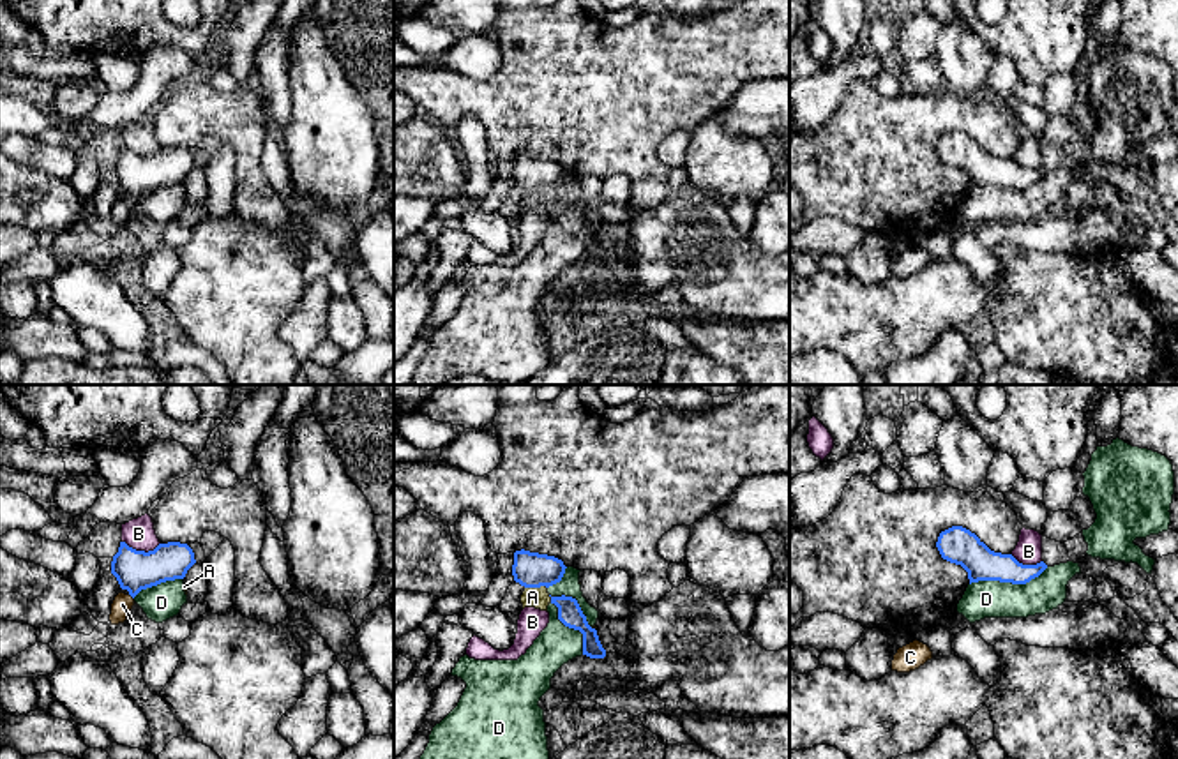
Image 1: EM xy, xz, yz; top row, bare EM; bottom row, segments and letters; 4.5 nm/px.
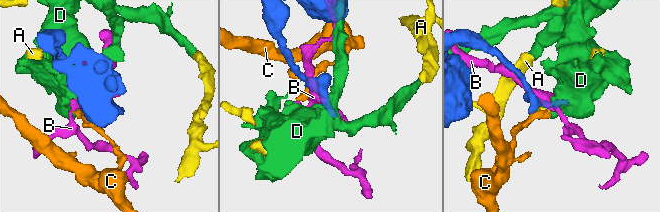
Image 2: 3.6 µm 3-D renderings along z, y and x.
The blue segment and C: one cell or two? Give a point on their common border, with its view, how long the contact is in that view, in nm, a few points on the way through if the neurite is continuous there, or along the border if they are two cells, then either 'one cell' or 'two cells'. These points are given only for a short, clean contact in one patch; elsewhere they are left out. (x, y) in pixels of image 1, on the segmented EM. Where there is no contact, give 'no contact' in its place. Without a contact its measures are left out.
meets blue in xy at (131, 595); contact 40 nm long; border along xy (129, 593), (133, 599); two cells

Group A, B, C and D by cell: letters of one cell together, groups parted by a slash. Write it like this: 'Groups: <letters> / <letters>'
Groups: A D / B / C

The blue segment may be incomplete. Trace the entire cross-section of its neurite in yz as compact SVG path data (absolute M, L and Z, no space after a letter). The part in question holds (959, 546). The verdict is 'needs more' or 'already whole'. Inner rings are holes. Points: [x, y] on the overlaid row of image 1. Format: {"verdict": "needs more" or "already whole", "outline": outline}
{"verdict": "already whole", "outline": "M963 526L941 531L936 547L943 560L968 572L970 584L978 581L1026 584L1047 568L1044 561L1023 565L1012 554L994 552Z"}

